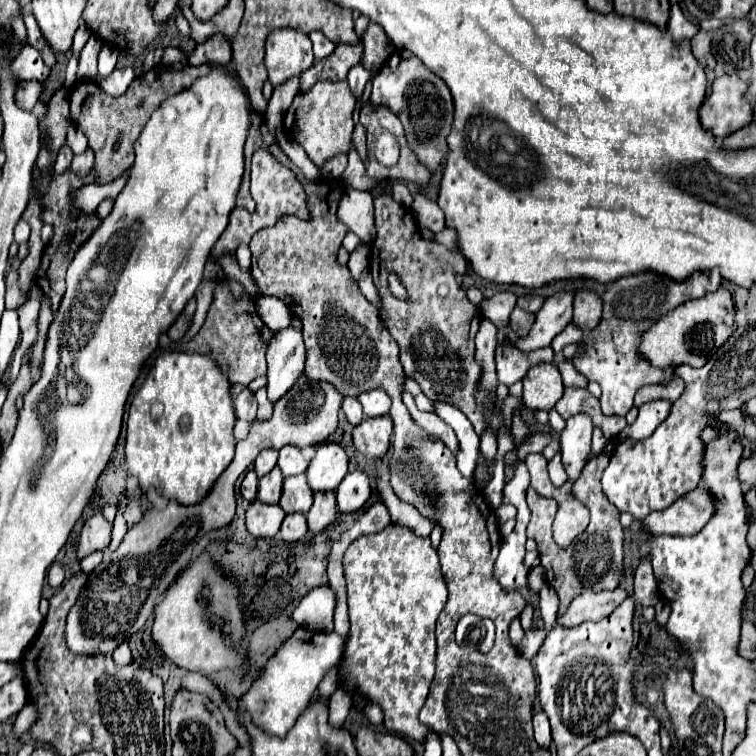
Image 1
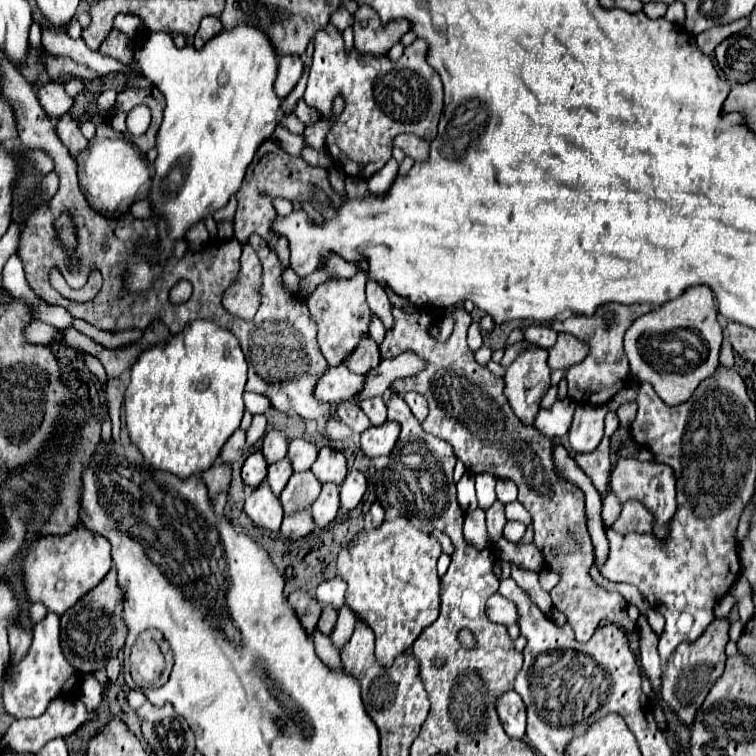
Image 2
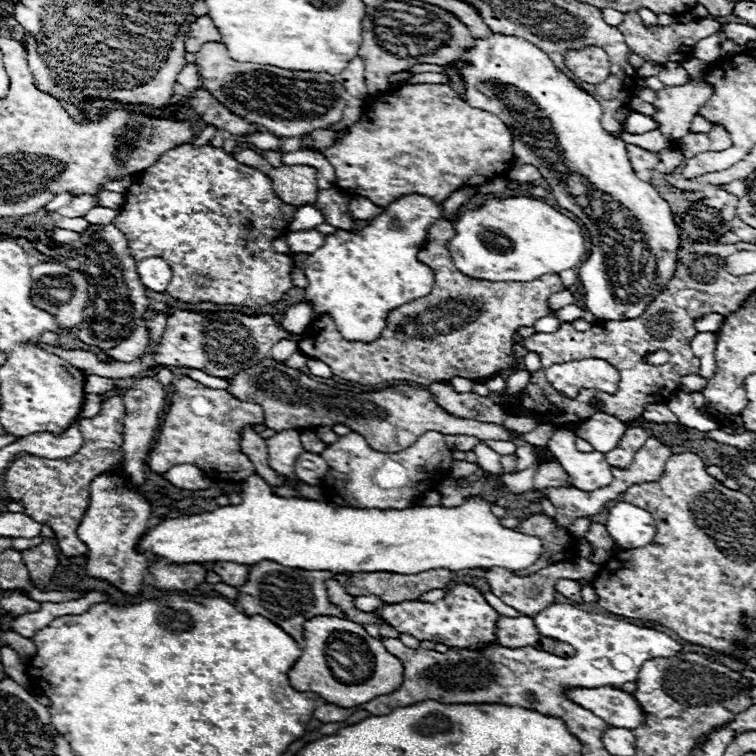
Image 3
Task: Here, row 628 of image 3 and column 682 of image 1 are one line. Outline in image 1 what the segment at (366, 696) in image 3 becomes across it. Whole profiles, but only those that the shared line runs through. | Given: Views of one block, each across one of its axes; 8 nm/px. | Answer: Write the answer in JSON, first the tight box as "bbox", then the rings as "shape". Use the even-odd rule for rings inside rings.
{"bbox":[638,288,736,368],"shape":[[[718,288],[714,294],[706,294],[704,298],[684,302],[670,314],[662,316],[654,326],[650,326],[640,344],[638,354],[642,360],[650,362],[656,368],[668,366],[704,366],[716,350],[732,336],[736,330],[736,308],[732,302],[732,294],[726,288]]]}

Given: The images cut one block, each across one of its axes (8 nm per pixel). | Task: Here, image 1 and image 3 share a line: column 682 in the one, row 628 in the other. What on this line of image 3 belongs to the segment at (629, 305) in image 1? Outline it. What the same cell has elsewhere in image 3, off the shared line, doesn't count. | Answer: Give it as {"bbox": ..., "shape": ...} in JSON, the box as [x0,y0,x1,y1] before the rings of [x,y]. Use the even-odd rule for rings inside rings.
{"bbox":[238,562,342,644],"shape":[[[260,562],[256,566],[250,566],[246,584],[238,586],[238,602],[244,608],[244,614],[248,616],[264,616],[272,620],[276,626],[280,626],[284,632],[288,632],[298,644],[304,640],[304,628],[302,624],[314,616],[342,616],[338,608],[334,608],[328,602],[326,594],[326,580],[332,578],[332,572],[326,570],[300,570],[300,568],[286,568],[274,562]]]}

